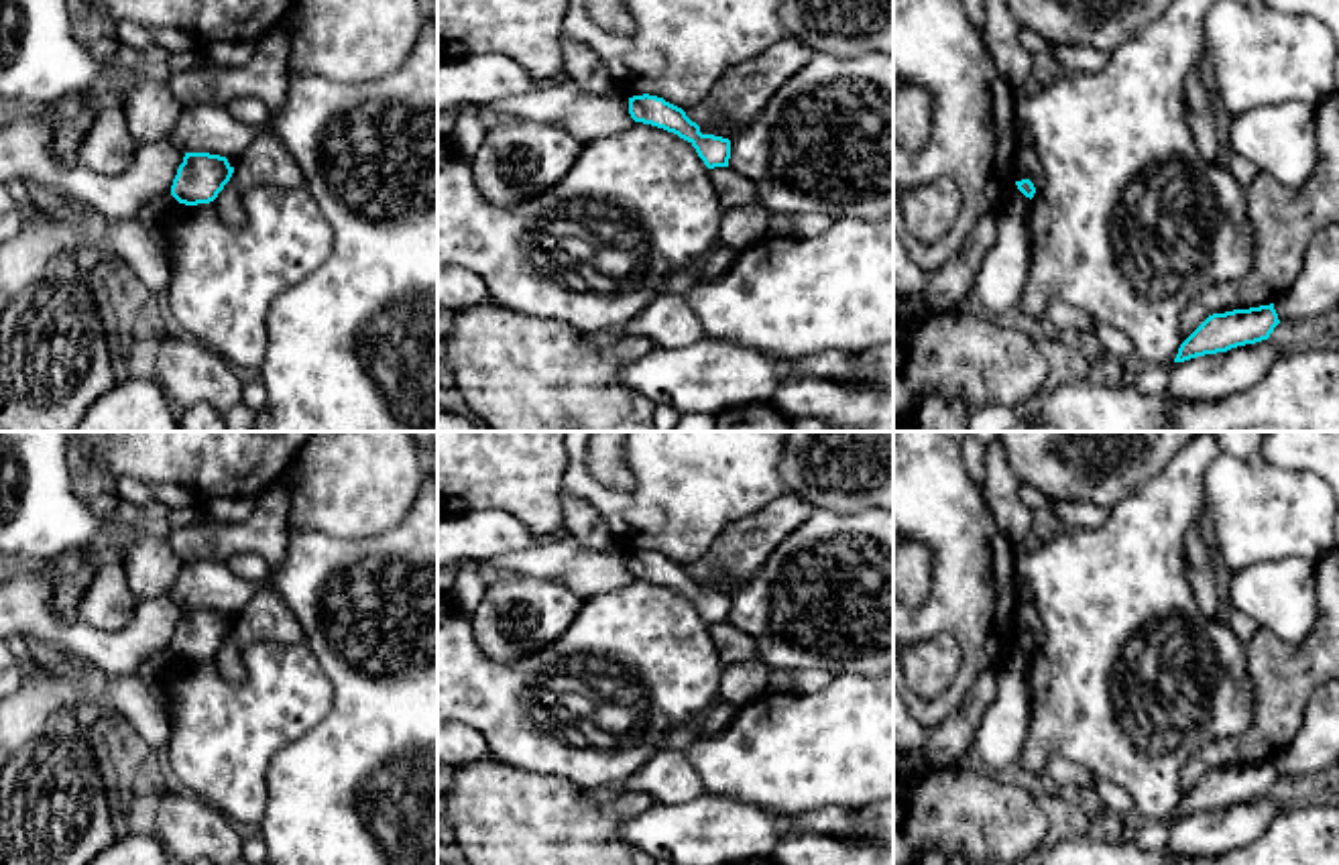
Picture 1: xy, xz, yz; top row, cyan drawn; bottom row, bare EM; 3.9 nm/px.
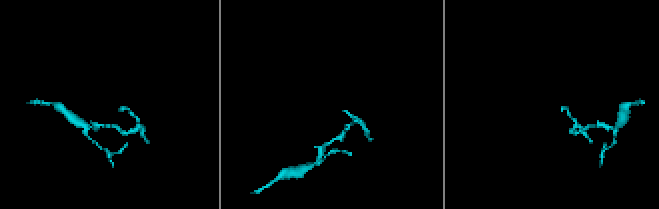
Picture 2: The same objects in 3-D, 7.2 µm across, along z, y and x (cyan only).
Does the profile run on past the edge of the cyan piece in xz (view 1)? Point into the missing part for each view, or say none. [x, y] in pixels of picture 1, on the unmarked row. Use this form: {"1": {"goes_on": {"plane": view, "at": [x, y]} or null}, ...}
{"1": {"goes_on": null}}

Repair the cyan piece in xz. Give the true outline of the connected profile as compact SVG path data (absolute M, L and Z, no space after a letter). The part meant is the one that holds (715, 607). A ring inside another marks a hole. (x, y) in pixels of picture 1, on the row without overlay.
M657 552L629 554L629 570L635 578L651 580L688 596L708 625L729 623L731 596L714 590L702 590L686 568Z

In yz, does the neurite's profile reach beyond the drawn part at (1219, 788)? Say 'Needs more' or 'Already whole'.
Already whole

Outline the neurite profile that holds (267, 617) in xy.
M260 586L252 600L236 615L230 637L212 657L224 680L238 680L238 653L254 641L305 645L299 621L271 586Z

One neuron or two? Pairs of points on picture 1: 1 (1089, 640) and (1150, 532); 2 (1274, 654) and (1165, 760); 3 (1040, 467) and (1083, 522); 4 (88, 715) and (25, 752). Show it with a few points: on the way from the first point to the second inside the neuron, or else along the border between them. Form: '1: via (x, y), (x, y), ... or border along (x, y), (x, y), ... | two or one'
1: via (1105, 613), (1110, 597), (1126, 581), (1136, 558) | one
2: border along (1244, 646), (1252, 686), (1252, 719), (1248, 727) | two
3: border along (1055, 501), (1089, 501), (1110, 511) | two
4: border along (78, 703), (74, 719), (84, 729) | two

